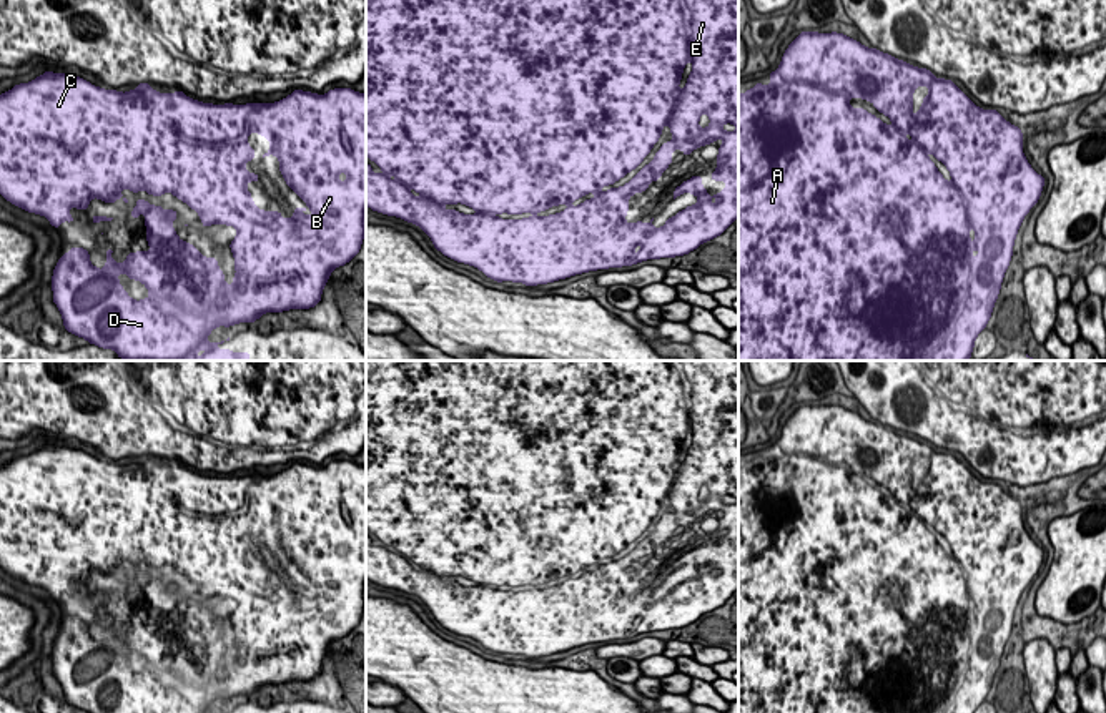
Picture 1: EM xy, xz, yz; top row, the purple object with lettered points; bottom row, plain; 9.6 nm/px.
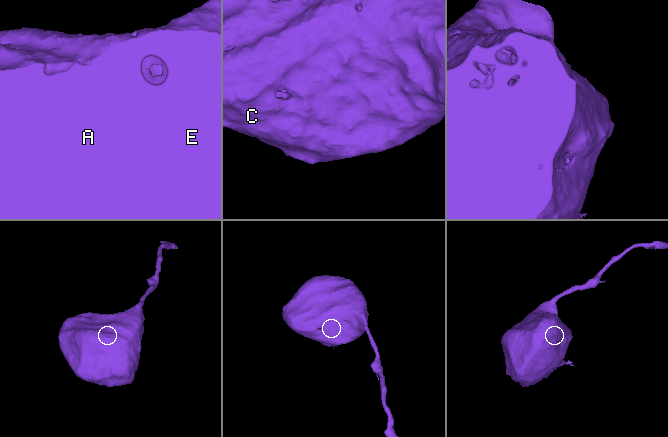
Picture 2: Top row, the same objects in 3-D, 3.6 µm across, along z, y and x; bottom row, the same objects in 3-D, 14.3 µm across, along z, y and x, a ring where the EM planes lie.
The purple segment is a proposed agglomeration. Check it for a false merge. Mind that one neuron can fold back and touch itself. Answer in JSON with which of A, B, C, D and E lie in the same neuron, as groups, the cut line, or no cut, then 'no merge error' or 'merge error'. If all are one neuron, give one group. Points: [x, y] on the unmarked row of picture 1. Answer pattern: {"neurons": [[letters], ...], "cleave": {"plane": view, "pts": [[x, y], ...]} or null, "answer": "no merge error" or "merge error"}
{"neurons": [["A", "B", "C", "D", "E"]], "cleave": null, "answer": "no merge error"}

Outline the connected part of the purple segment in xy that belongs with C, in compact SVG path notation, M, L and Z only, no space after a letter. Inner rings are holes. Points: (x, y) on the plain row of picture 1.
M50 442L0 467L0 568L60 600L63 593L75 593L70 588L72 578L88 582L93 570L105 575L116 575L121 570L128 575L121 567L123 560L133 565L145 562L156 570L173 565L200 587L203 600L216 595L236 600L238 607L230 615L236 643L233 656L225 655L216 630L205 630L193 617L178 610L171 597L178 592L175 582L165 583L138 570L136 580L130 585L135 592L145 587L150 623L130 623L118 637L111 632L115 622L110 620L105 623L108 633L103 642L90 635L90 625L83 620L72 620L60 628L52 648L52 663L68 705L86 713L206 713L218 698L249 696L264 685L314 680L331 645L359 625L366 605L366 467L351 460L334 460L326 467L294 462L276 475L208 477L180 462L160 465L148 455L140 455L135 462L121 465ZM249 505L263 507L269 514L263 530L274 527L279 532L286 557L308 577L293 580L294 587L288 592L279 583L256 580L246 562L249 553L259 553L256 545L244 540L248 532L254 532L254 520L248 517ZM123 645L143 655L150 668L141 673L131 671L118 653Z

